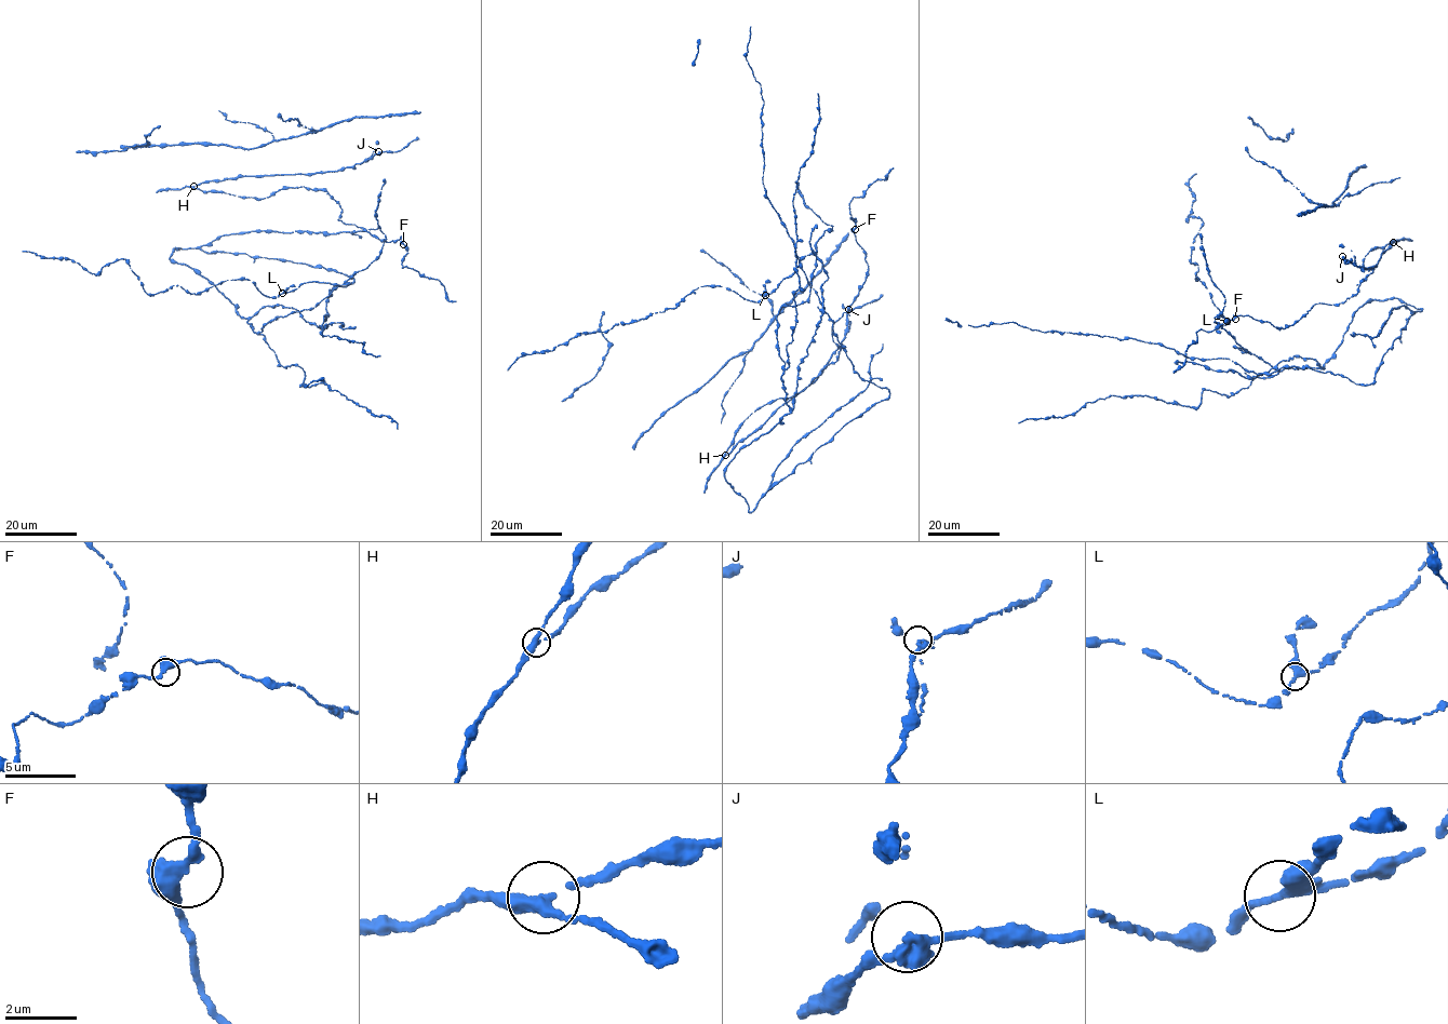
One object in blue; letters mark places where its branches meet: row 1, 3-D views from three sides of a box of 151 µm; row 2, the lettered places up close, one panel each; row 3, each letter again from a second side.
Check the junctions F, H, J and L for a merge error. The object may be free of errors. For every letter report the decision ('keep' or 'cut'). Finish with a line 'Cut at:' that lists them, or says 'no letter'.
F: keep
H: keep
J: keep
L: keep
Cut at: no letter

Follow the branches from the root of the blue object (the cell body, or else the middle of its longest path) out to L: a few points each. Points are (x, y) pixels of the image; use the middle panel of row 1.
L: (816, 258), (816, 254), (804, 255), (794, 272), (765, 295)

